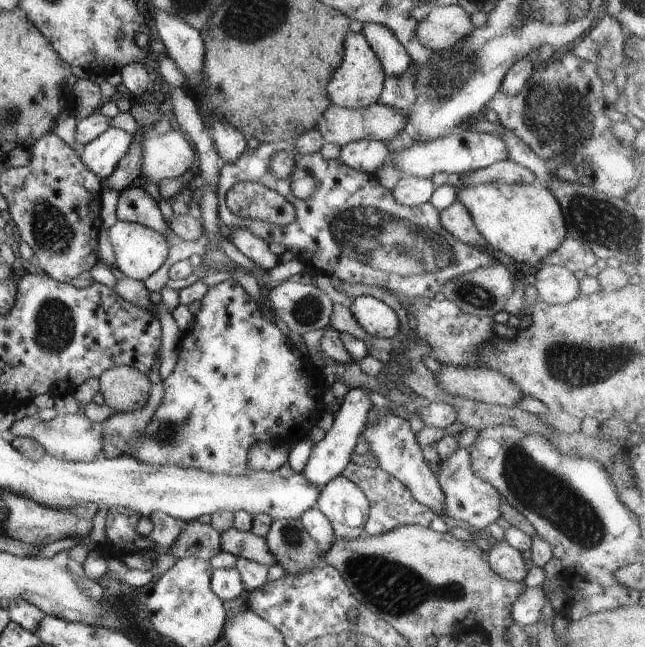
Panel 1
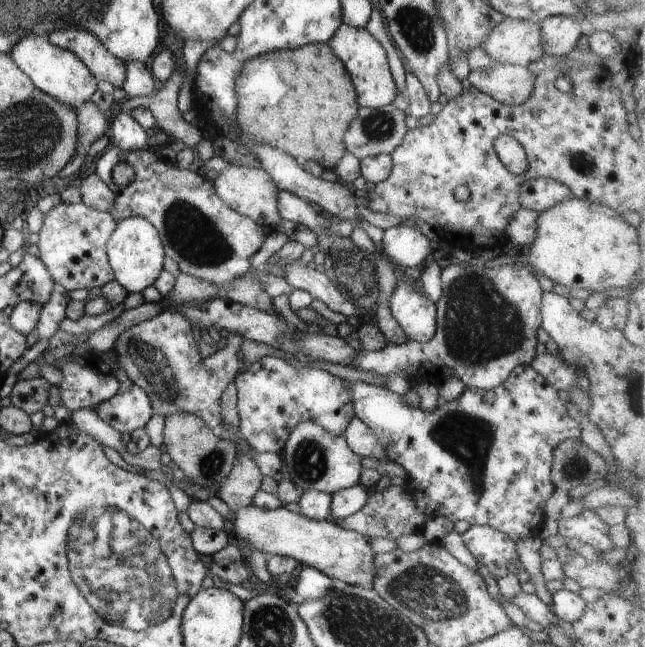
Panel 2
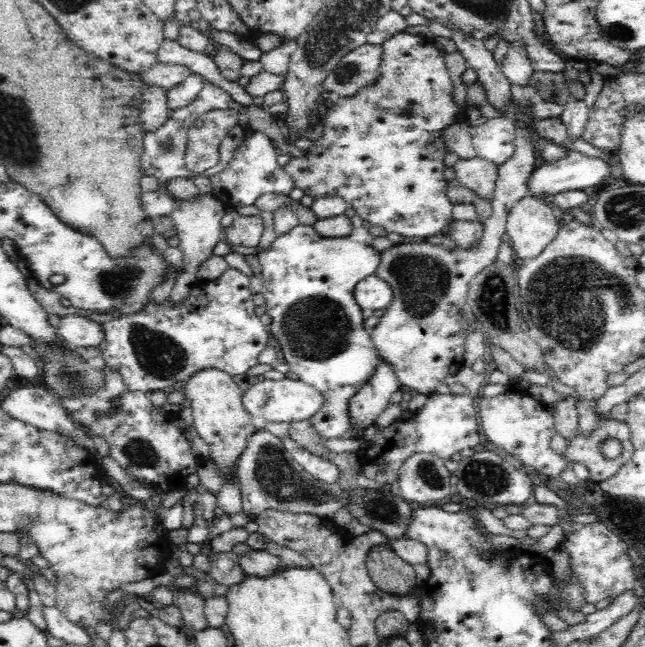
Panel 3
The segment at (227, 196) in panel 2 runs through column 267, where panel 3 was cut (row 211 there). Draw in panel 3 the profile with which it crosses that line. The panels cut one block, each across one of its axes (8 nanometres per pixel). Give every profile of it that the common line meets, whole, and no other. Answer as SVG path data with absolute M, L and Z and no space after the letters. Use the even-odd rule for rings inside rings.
M212 193L202 194L188 200L176 200L174 210L169 214L174 221L174 226L179 238L179 249L184 254L184 269L182 271L174 287L171 291L169 302L173 306L184 303L193 286L198 281L196 273L199 271L200 266L214 254L213 248L221 241L224 240L224 226L222 226L221 218L228 210L226 204L218 200Z

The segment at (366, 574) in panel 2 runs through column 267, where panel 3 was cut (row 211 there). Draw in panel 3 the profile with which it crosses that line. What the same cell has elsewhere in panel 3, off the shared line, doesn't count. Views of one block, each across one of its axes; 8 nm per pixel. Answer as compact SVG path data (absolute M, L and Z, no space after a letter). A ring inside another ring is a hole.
M528 195L515 203L507 216L505 233L511 238L518 263L536 259L554 240L562 221L542 198Z

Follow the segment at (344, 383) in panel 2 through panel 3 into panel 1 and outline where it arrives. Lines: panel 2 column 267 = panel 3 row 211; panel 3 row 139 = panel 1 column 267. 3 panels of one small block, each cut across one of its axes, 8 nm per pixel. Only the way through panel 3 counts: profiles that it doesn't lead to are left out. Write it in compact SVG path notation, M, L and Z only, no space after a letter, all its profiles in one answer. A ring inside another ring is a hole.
M229 278L210 286L208 292L201 298L200 306L198 314L194 316L192 330L183 333L181 336L180 352L178 352L176 366L163 382L164 396L162 396L162 402L156 407L154 414L148 420L148 424L144 426L144 430L138 432L140 434L140 444L130 446L126 450L126 455L130 456L130 458L136 458L138 462L154 466L180 466L180 468L202 470L208 472L208 474L243 474L248 469L246 460L248 450L250 450L252 444L256 444L256 442L275 444L288 442L288 444L292 444L301 438L308 437L318 418L324 412L322 394L328 387L329 381L324 378L321 369L316 368L314 364L309 364L308 358L303 361L302 358L293 354L288 336L284 335L272 320L263 315L262 306L242 288L240 282Z

